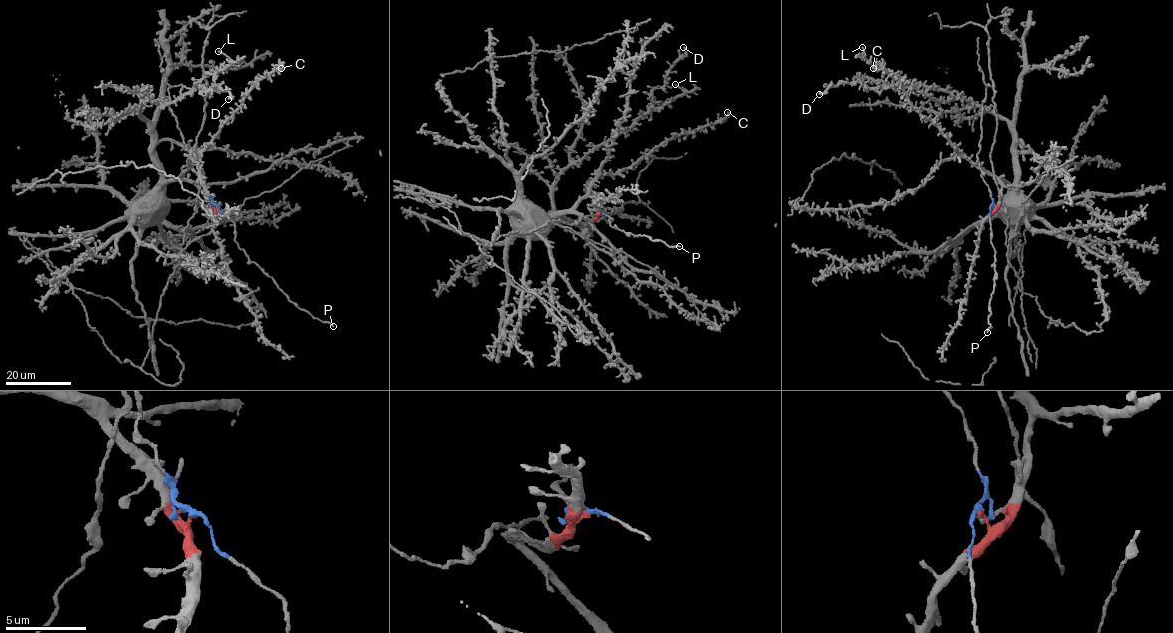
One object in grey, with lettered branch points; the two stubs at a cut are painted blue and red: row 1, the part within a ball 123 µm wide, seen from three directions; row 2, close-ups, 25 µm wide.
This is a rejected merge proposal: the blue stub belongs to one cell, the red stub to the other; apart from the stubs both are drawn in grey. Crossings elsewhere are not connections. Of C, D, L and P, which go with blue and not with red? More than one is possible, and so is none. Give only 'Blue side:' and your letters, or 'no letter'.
Blue side: P

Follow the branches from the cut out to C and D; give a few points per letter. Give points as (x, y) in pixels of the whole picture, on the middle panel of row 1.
C: (600, 214), (584, 219), (574, 209), (603, 175), (620, 173), (672, 137), (720, 122), (727, 112)
D: (600, 214), (584, 219), (564, 213), (549, 221), (553, 183), (641, 118), (683, 47)

